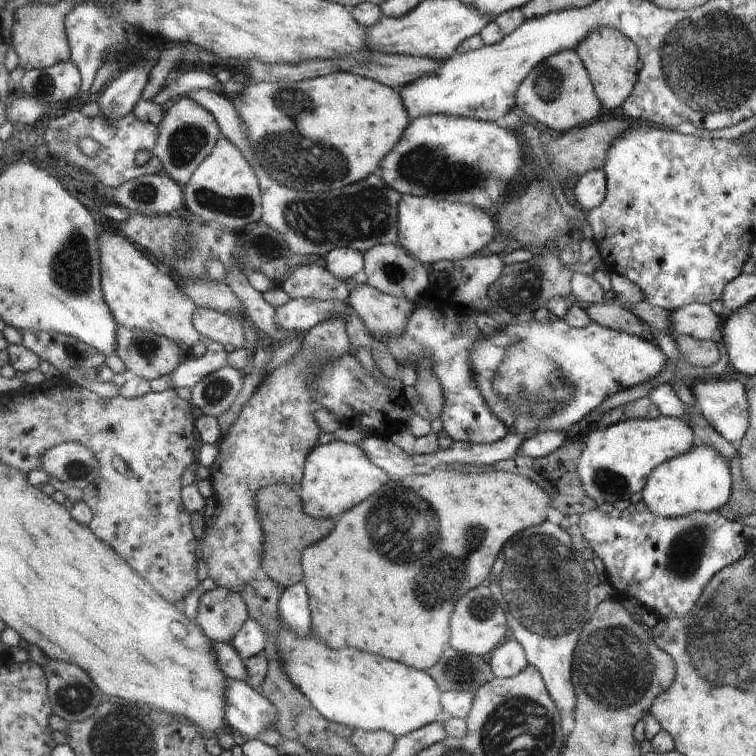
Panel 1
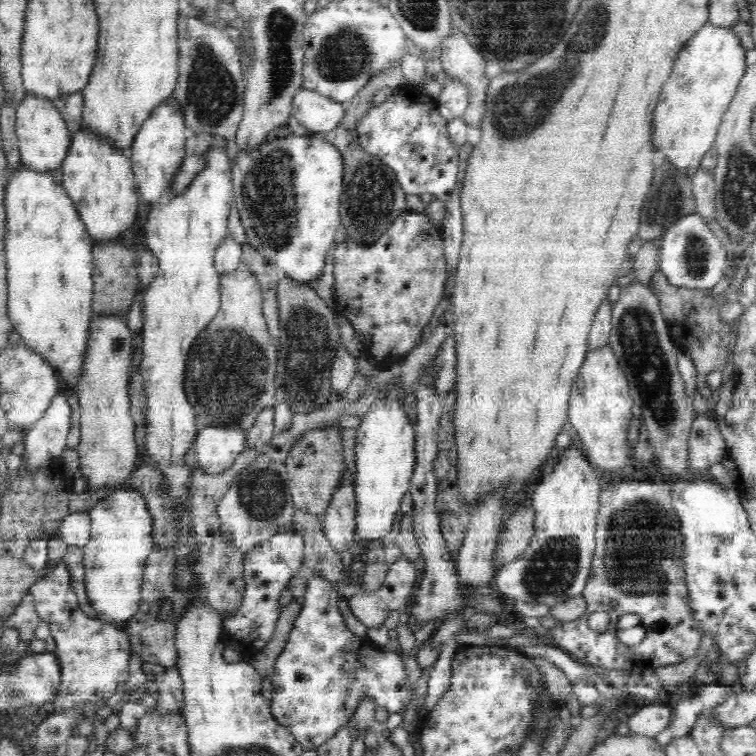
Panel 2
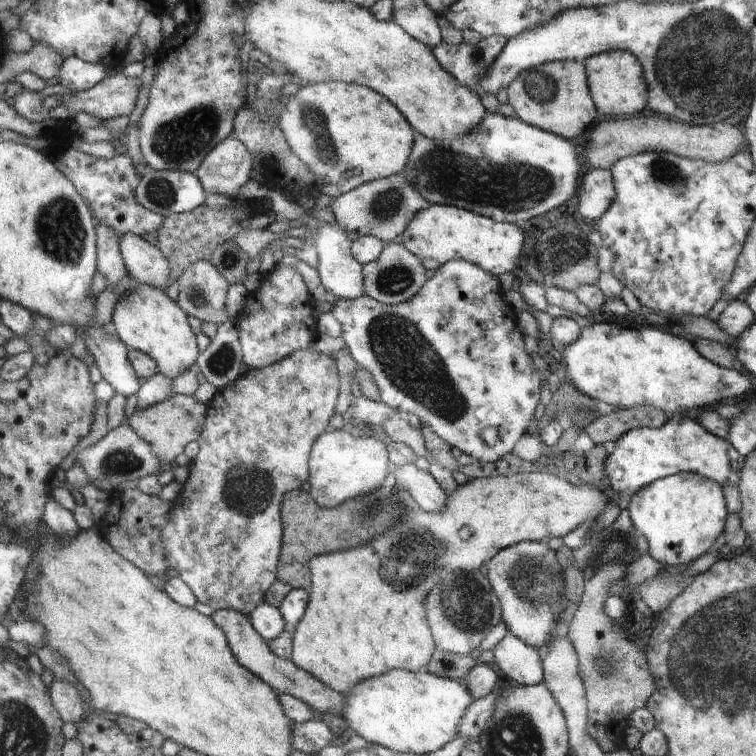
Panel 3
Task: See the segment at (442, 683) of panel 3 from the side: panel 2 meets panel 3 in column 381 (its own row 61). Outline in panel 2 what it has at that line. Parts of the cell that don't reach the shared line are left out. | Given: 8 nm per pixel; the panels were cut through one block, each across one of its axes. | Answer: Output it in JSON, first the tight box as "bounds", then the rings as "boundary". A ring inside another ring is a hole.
{"bounds":[654,24,746,176],"boundary":[[[706,24],[696,36],[692,36],[692,40],[688,40],[688,44],[684,46],[684,50],[680,52],[680,56],[676,56],[676,64],[672,70],[672,76],[668,78],[668,82],[662,88],[660,100],[656,104],[656,112],[654,112],[654,148],[662,150],[664,156],[668,158],[670,164],[674,164],[674,168],[688,176],[692,176],[694,168],[702,166],[702,158],[704,154],[714,148],[722,120],[726,110],[730,108],[738,86],[746,74],[746,52],[736,36],[736,32],[732,28],[714,28],[712,24]]]}

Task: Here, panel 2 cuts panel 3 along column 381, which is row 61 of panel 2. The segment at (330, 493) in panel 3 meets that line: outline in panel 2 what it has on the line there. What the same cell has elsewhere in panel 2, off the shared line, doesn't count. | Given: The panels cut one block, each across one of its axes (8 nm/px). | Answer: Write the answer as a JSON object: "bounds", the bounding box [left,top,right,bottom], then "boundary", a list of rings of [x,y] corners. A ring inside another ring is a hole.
{"bounds":[438,30,490,128],"boundary":[[[460,30],[454,32],[458,34],[442,44],[438,60],[444,62],[442,70],[446,70],[450,78],[460,78],[470,86],[470,104],[462,118],[468,126],[480,128],[486,112],[486,90],[490,86],[490,80],[482,68],[482,54],[468,42],[464,34],[460,34]]]}

